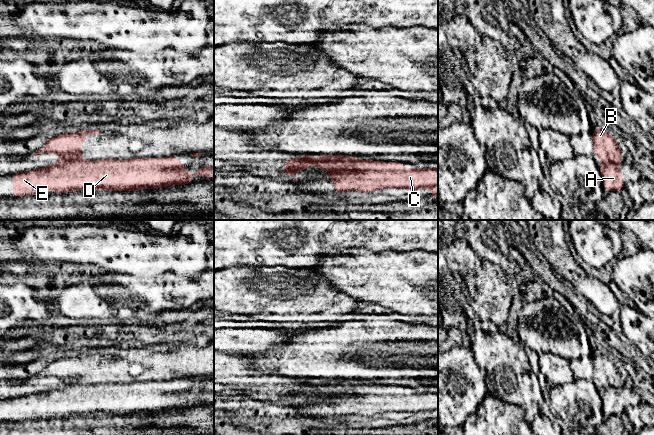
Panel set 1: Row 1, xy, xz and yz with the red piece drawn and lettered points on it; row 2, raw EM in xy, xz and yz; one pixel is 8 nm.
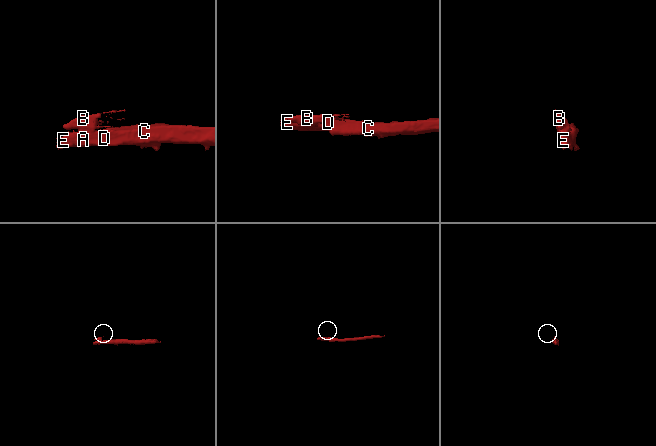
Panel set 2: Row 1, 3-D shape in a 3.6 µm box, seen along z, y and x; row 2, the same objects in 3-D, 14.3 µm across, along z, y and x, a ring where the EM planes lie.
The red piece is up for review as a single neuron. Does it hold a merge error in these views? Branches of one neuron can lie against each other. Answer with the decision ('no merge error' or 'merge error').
merge error

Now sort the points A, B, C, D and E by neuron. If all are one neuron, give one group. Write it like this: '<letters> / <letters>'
A C D E / B

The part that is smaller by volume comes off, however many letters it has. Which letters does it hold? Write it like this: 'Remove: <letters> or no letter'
Remove: B

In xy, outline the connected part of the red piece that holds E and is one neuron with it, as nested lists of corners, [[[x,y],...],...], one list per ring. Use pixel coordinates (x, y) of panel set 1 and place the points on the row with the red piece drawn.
[[[176,156],[156,158],[134,158],[130,160],[99,160],[92,162],[63,161],[53,164],[48,168],[34,169],[29,172],[11,174],[14,182],[12,189],[14,197],[43,193],[51,189],[53,193],[65,193],[91,189],[92,191],[134,191],[136,189],[153,188],[159,189],[163,186],[191,184],[196,175],[203,177],[214,177],[214,166],[204,166],[195,170],[188,177],[187,170]]]

